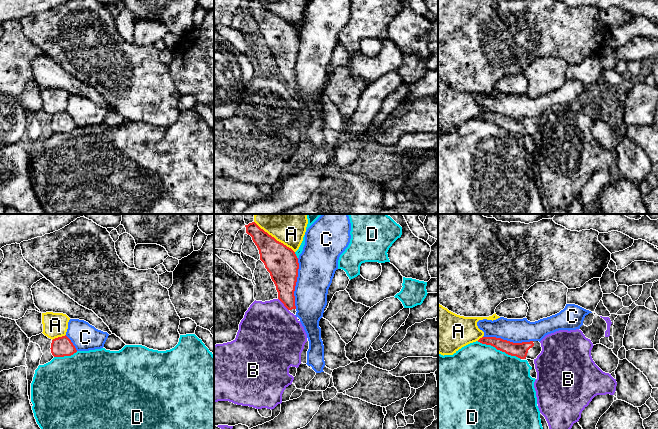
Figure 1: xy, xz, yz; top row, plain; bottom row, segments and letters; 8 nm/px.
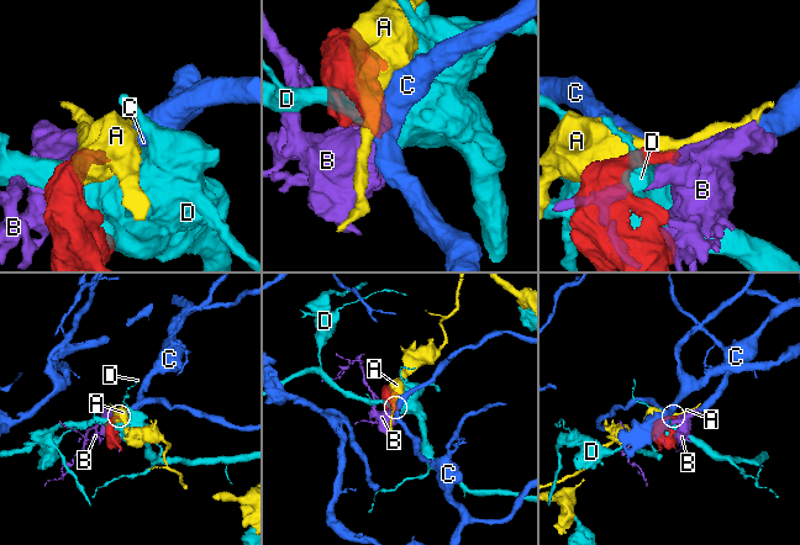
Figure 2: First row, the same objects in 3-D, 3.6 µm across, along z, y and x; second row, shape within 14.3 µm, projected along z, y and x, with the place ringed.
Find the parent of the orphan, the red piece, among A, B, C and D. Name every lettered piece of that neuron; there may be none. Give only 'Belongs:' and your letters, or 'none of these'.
Belongs: none of these

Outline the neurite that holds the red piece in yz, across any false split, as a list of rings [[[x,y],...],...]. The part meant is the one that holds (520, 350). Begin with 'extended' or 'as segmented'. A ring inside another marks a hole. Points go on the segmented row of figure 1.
extended | [[[482,337],[478,342],[491,345],[497,350],[505,352],[511,356],[516,356],[520,359],[527,358],[534,360],[542,351],[541,343],[539,341],[513,343],[496,337]]]

